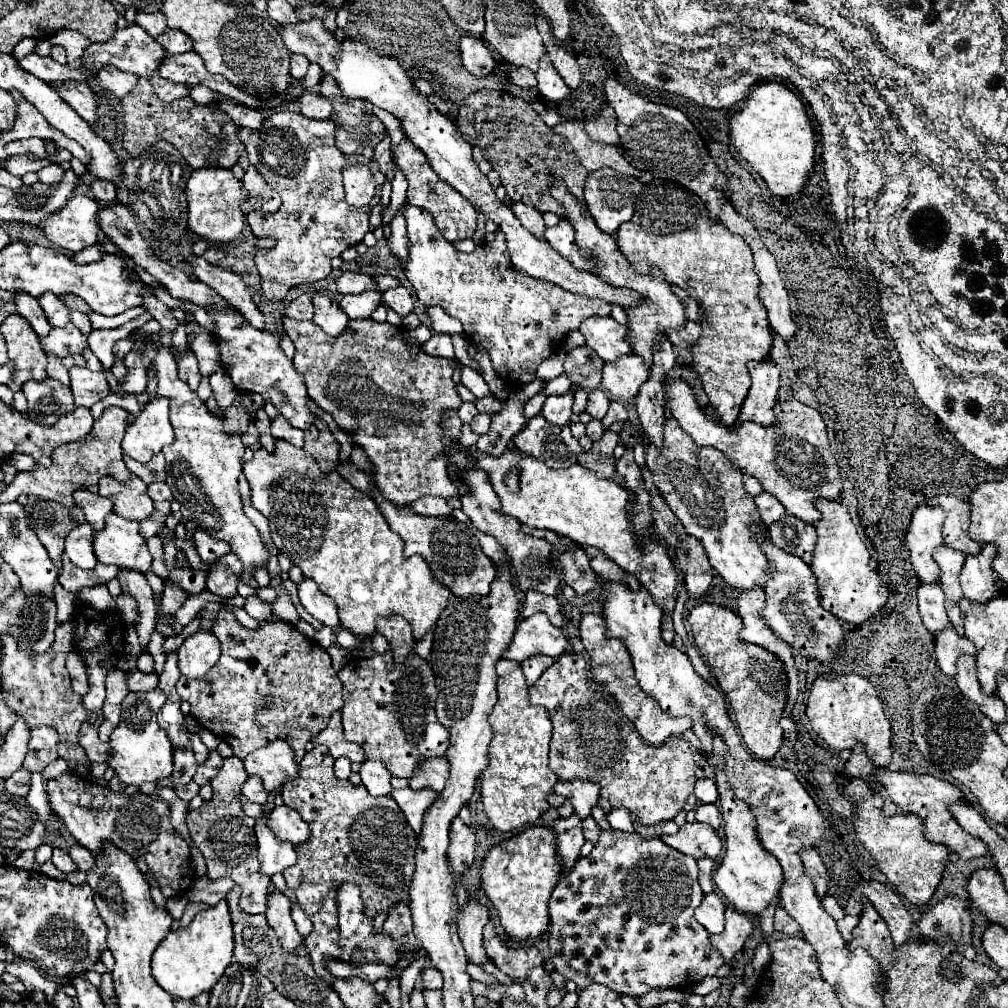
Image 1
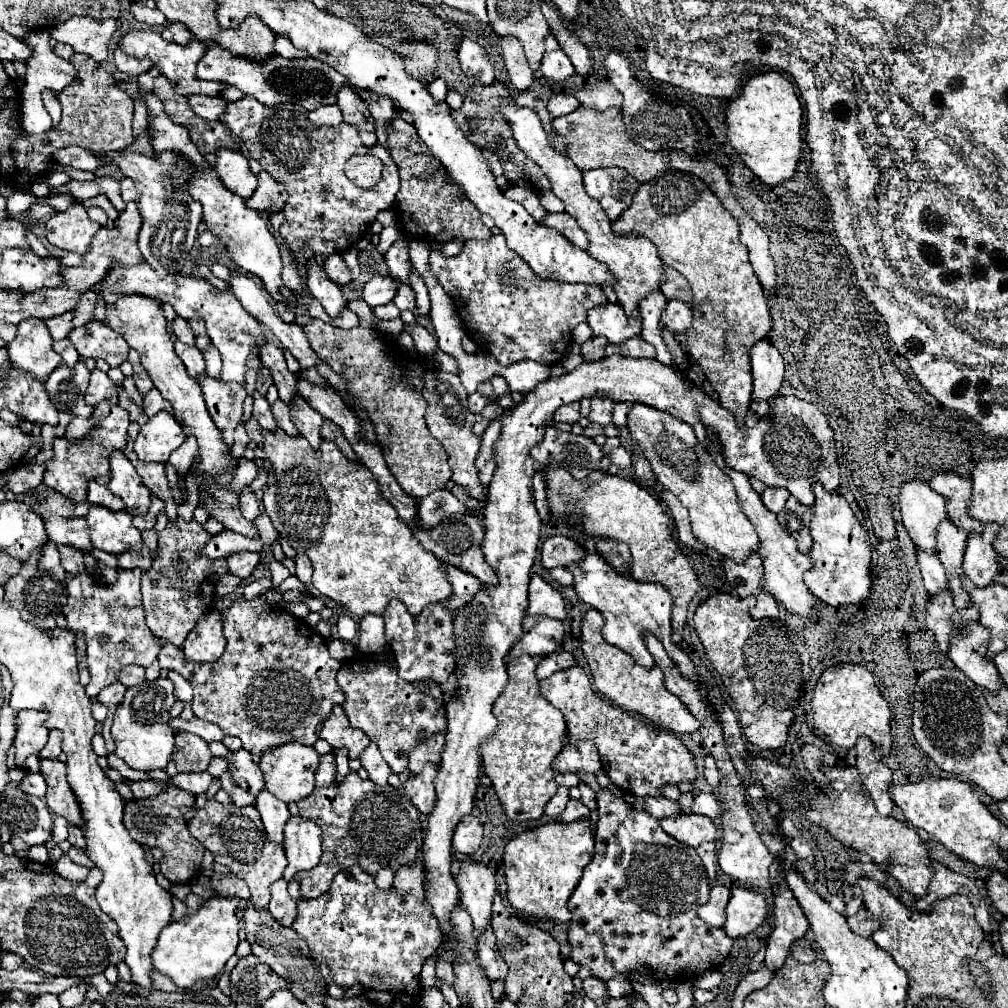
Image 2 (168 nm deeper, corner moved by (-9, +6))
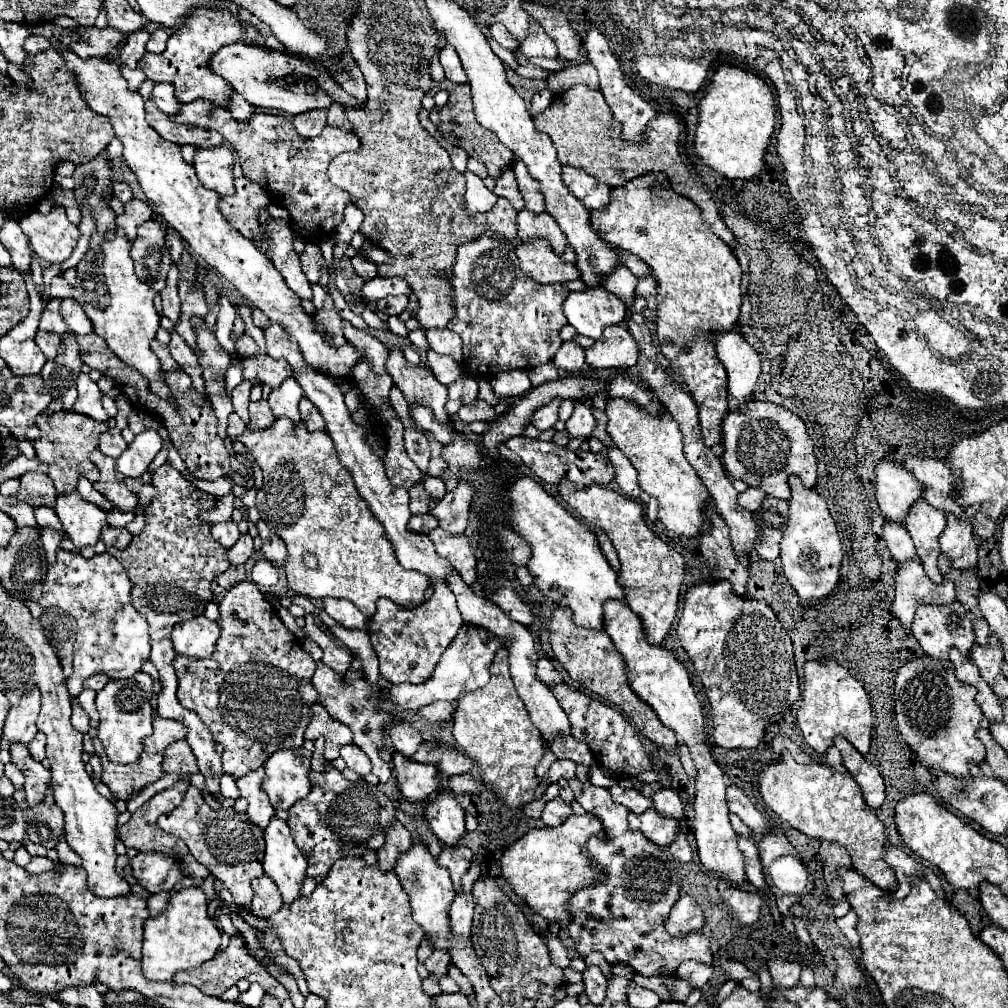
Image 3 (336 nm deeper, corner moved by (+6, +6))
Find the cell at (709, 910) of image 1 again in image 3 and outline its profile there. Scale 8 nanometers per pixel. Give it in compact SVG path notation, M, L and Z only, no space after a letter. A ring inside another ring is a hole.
M680 896L672 906L668 920L664 920L664 928L670 936L684 936L700 930L704 924L704 912L692 896Z

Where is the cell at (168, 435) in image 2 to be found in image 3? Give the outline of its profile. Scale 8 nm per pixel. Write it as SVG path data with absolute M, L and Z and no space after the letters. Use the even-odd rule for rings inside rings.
M146 430L138 434L132 444L128 444L128 448L116 460L116 470L128 478L140 478L148 470L160 448L162 438L154 430Z

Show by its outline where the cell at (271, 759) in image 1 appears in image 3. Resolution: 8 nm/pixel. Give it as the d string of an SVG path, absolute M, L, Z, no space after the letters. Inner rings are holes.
M306 748L280 750L266 764L262 790L270 796L274 810L290 810L292 804L310 792L310 752Z

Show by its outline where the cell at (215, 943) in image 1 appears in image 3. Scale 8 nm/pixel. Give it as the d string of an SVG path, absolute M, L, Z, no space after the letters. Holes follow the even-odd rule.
M184 888L180 892L172 892L168 900L168 908L160 916L150 916L144 922L144 944L142 944L142 974L148 980L164 982L172 980L174 972L202 966L212 960L216 950L220 948L220 932L214 922L208 918L206 896L200 888Z

